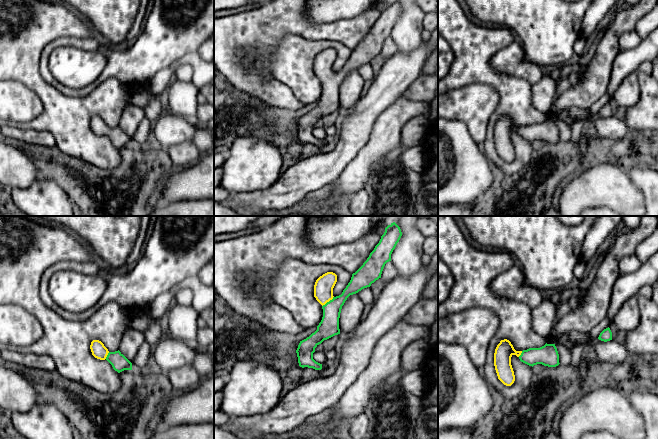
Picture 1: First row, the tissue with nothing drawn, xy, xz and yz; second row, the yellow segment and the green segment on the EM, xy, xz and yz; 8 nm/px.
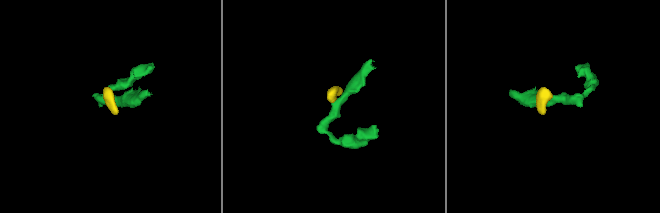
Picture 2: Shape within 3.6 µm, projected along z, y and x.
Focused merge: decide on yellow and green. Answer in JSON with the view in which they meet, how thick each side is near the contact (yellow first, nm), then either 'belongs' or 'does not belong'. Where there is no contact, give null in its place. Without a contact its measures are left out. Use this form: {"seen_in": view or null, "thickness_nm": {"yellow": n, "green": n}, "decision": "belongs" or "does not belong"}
{"seen_in": "xz", "thickness_nm": {"yellow": 160, "green": 160}, "decision": "belongs"}

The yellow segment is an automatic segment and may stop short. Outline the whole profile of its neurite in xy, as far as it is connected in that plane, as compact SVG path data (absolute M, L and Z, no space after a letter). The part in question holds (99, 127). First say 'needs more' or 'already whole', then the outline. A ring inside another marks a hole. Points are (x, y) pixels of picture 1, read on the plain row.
needs more; M93 116L90 121L92 131L100 136L107 136L118 149L124 146L132 146L132 139L118 126L109 128L99 116Z

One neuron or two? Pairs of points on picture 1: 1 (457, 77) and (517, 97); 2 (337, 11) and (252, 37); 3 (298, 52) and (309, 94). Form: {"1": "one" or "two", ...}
{"1": "one", "2": "two", "3": "one"}

